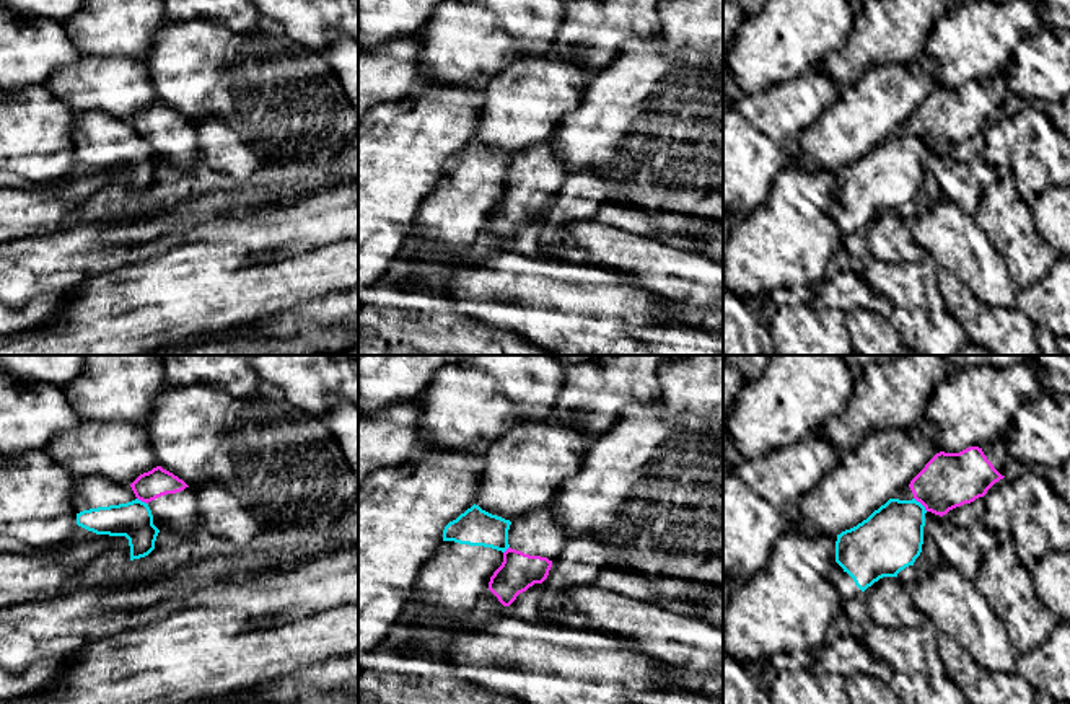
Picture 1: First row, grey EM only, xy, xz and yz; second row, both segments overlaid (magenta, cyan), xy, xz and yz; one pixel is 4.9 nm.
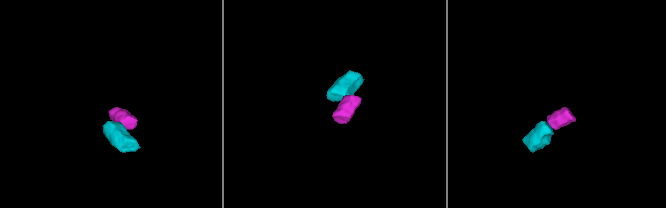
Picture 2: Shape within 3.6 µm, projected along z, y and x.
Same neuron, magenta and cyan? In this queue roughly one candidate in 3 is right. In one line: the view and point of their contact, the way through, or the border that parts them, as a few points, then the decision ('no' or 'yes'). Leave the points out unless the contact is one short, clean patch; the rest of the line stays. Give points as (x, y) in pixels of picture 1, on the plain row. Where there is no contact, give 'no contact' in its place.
contact yz (920, 137); border yz (914, 132), (927, 145); no

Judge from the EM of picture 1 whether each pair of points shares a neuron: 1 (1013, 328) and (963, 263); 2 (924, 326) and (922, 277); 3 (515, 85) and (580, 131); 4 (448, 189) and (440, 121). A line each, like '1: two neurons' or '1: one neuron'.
1: two neurons
2: one neuron
3: two neurons
4: two neurons

